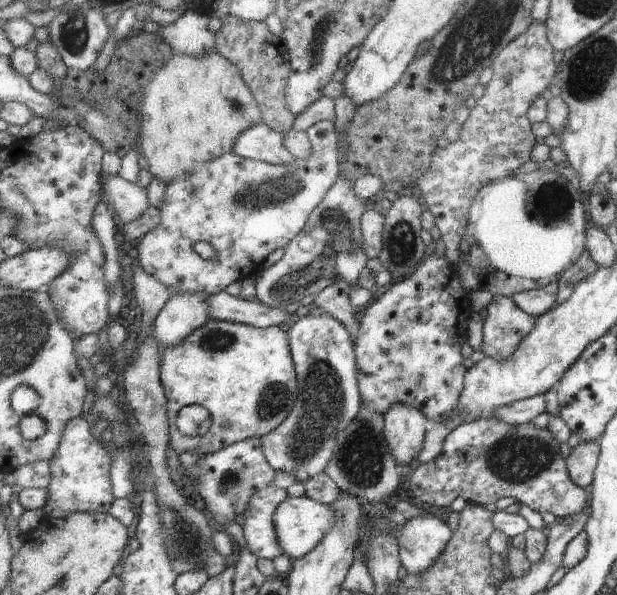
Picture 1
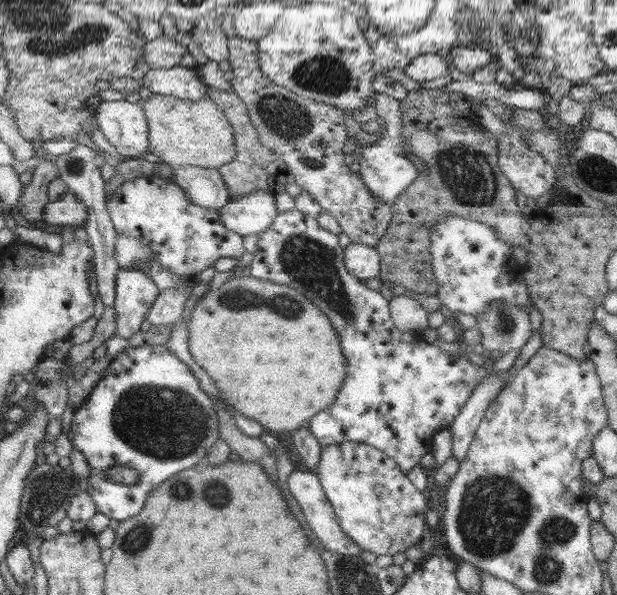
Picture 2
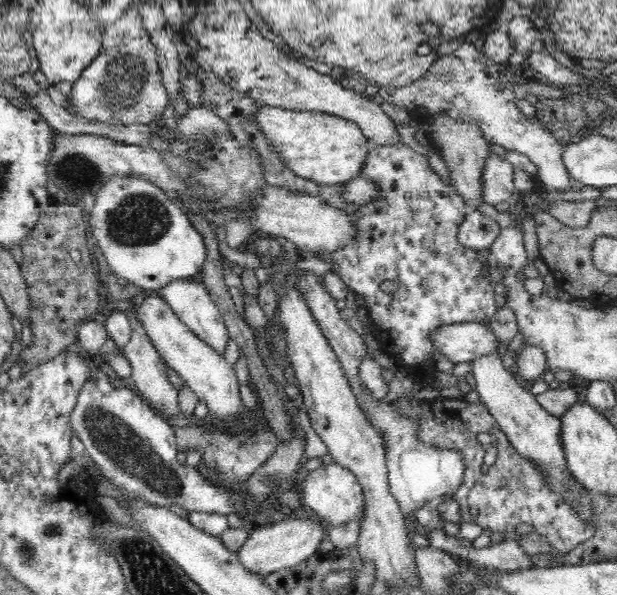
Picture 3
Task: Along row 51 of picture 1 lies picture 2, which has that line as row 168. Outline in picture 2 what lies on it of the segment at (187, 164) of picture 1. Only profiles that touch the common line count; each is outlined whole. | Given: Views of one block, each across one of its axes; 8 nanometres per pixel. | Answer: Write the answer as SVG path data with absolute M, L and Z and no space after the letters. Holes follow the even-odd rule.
M153 94L142 102L150 124L150 152L174 168L193 165L221 169L237 157L235 132L221 105L209 97L187 100Z

